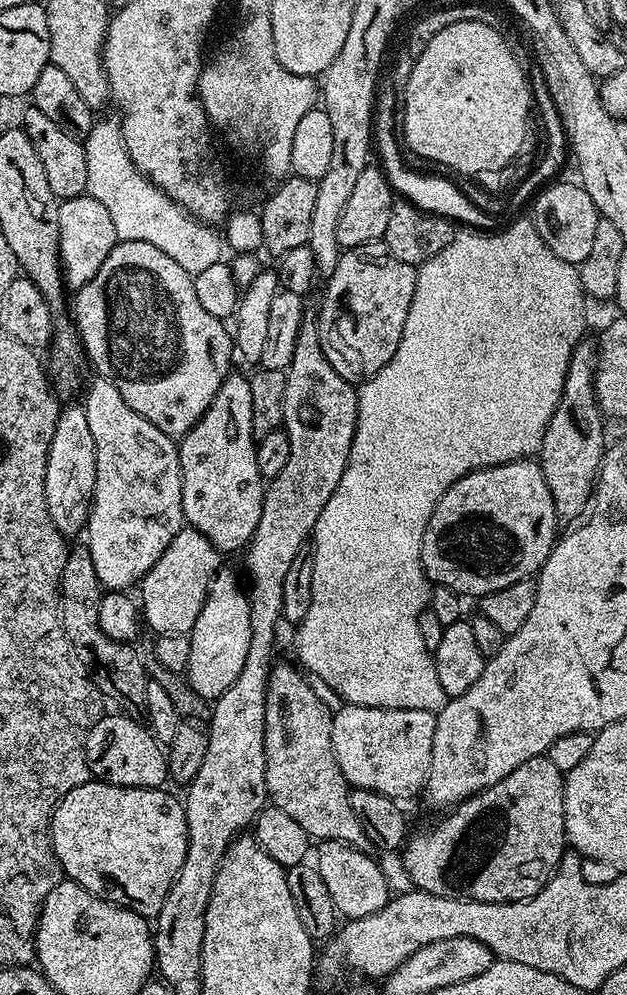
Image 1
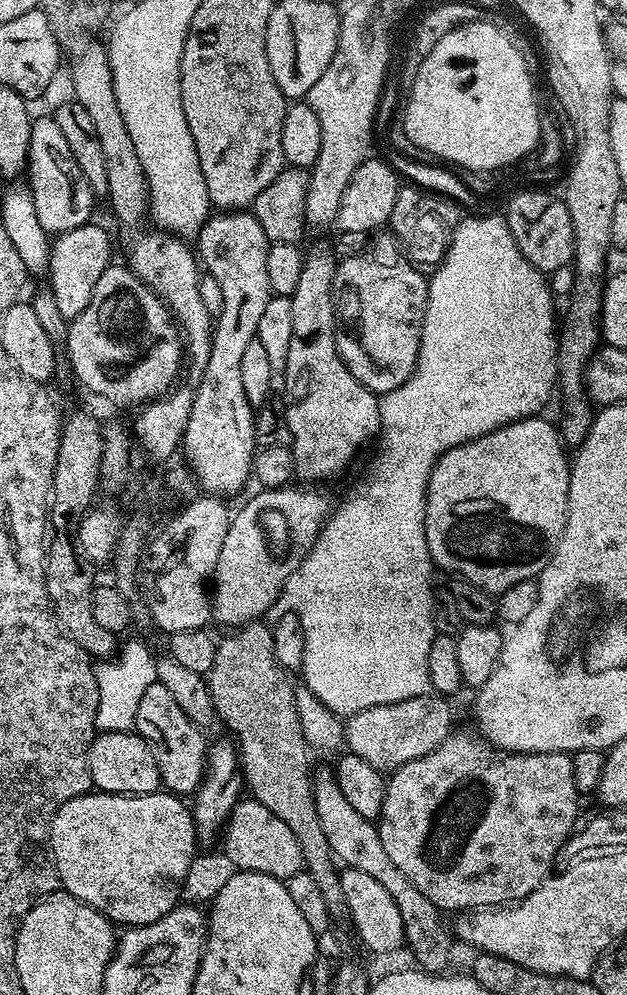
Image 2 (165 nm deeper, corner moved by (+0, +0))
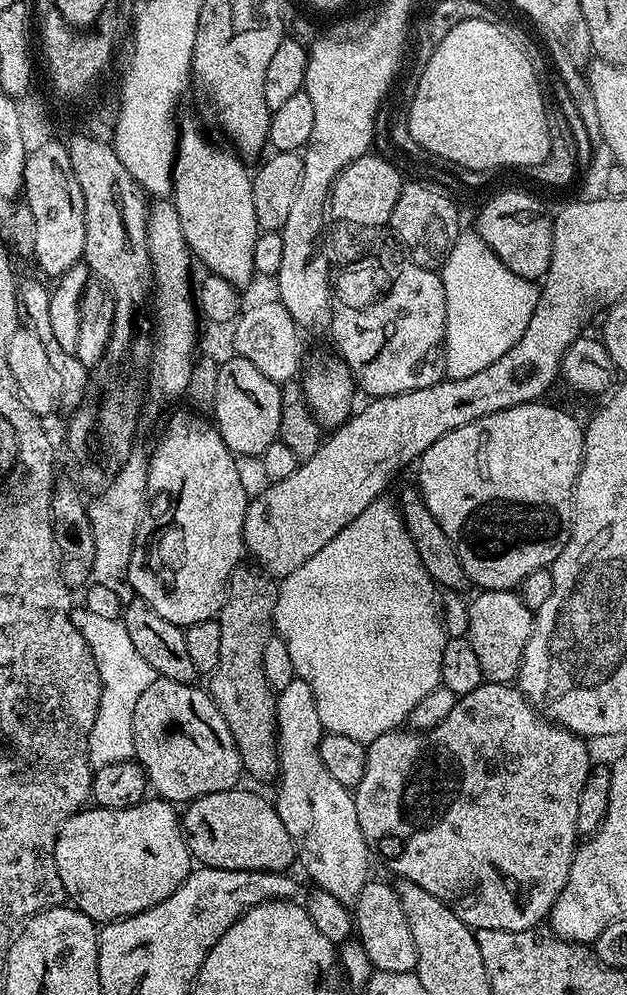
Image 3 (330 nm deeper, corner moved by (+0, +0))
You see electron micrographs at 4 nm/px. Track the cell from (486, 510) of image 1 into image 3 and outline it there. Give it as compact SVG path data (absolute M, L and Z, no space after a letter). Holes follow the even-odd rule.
M544 403L523 404L514 406L510 410L498 410L494 414L486 414L486 418L478 418L478 422L470 422L466 426L458 426L458 430L450 430L450 434L438 438L438 442L434 442L434 446L430 446L430 450L426 450L420 455L418 491L423 496L430 514L434 514L438 526L442 526L442 530L446 530L446 538L450 538L450 542L455 546L469 581L477 589L490 592L507 592L515 589L526 578L526 574L534 574L534 570L542 570L551 566L558 558L558 554L562 554L568 541L574 515L576 479L584 457L584 428L570 413L563 412L562 409L555 408L552 404Z

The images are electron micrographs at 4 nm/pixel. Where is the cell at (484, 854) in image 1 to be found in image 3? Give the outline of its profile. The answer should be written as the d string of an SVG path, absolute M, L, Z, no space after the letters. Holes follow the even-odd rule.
M483 683L478 686L478 690L470 690L470 694L459 697L454 706L454 710L450 710L450 714L446 714L446 718L442 722L438 722L438 726L427 730L397 730L382 734L371 744L367 745L368 753L366 754L366 774L362 774L362 782L358 782L358 786L354 789L356 805L358 806L358 826L362 826L362 834L368 843L369 853L381 856L388 863L388 868L393 872L393 877L403 878L414 882L414 886L422 886L422 890L426 890L426 894L430 894L434 898L438 898L446 906L450 906L450 910L454 910L454 914L458 914L458 918L462 918L462 922L469 928L475 930L510 930L511 932L521 932L527 928L534 928L543 925L549 919L554 902L558 898L558 894L562 894L562 886L566 886L566 878L570 874L570 866L572 865L572 855L578 847L578 798L582 798L582 786L586 786L586 778L588 771L593 768L594 760L588 757L588 748L585 737L575 736L570 730L561 728L559 724L548 719L547 716L536 711L536 707L524 697L524 693L519 687L512 684L490 684Z

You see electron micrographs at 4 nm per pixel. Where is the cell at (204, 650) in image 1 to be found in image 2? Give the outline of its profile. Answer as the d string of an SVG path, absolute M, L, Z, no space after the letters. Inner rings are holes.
M289 486L286 488L265 488L257 491L257 496L252 496L240 509L231 513L228 529L226 530L226 539L222 541L222 551L218 553L218 562L216 563L216 571L214 573L214 579L211 581L211 598L212 598L212 620L215 623L225 624L225 629L235 630L240 627L241 624L251 624L259 621L260 616L268 607L271 606L275 600L281 599L284 591L284 584L290 578L290 574L295 570L299 564L306 558L306 554L314 546L314 542L318 538L320 531L324 529L324 523L327 522L329 515L334 507L333 501L328 501L328 496L324 492L319 492L319 487L316 486Z

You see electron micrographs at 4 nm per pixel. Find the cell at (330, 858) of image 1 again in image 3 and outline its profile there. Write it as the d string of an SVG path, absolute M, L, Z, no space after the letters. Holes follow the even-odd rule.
M372 878L366 886L362 886L362 894L358 894L354 905L354 932L358 937L358 943L366 950L375 971L412 972L415 969L416 951L414 938L410 935L410 922L406 922L406 914L402 914L402 902L391 883L383 884L382 881Z

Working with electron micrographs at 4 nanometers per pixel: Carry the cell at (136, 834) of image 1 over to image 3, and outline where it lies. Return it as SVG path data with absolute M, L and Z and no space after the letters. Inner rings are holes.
M145 798L139 804L125 808L81 808L60 827L54 858L65 897L97 922L123 920L142 910L150 910L150 906L158 906L158 902L170 898L170 894L174 894L174 890L178 890L178 886L182 886L185 878L194 871L181 817L169 801L159 798Z

